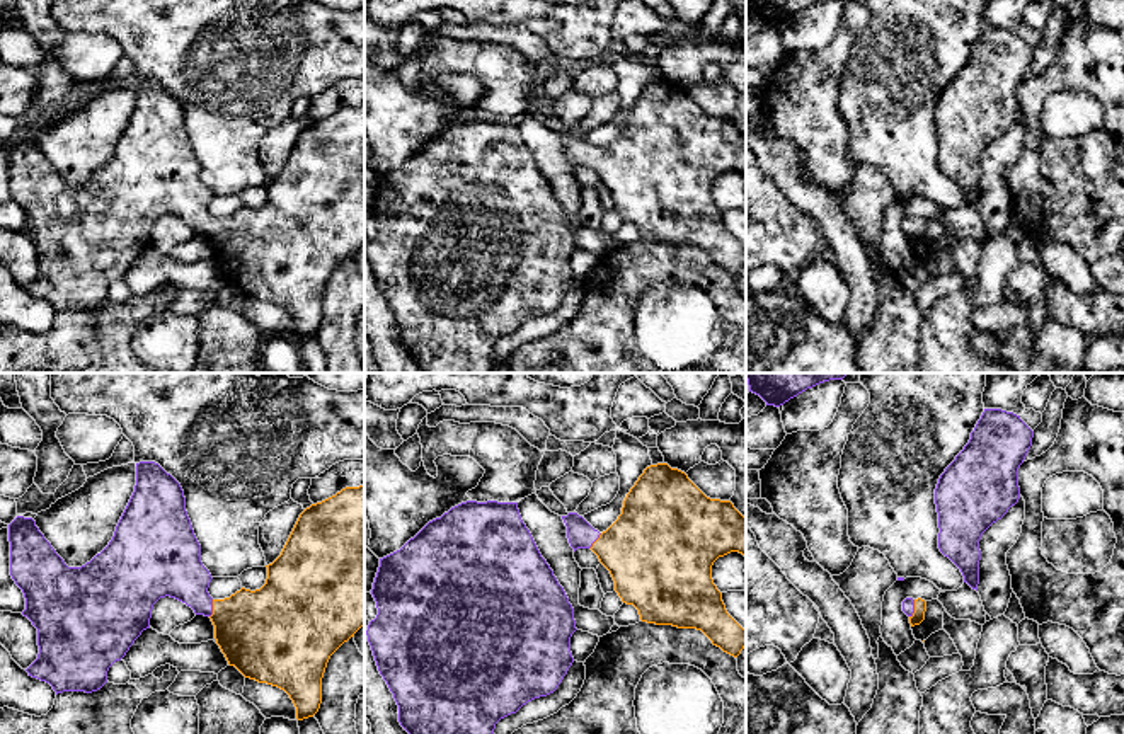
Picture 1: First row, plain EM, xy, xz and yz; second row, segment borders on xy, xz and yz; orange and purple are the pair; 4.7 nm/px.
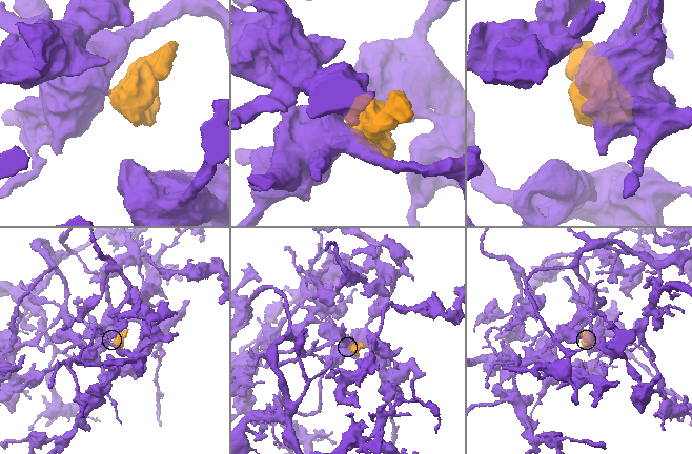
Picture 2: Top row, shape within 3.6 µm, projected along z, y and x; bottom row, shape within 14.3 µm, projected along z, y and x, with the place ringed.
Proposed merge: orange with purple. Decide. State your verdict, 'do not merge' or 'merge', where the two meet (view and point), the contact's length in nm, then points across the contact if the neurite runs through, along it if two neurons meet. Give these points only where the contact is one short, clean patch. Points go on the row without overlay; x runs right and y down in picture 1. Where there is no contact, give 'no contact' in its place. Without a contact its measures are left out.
merge; meets orange in yz at (915, 227); contact 90 nm long; runs through yz (920, 223), (915, 227), (908, 223)

